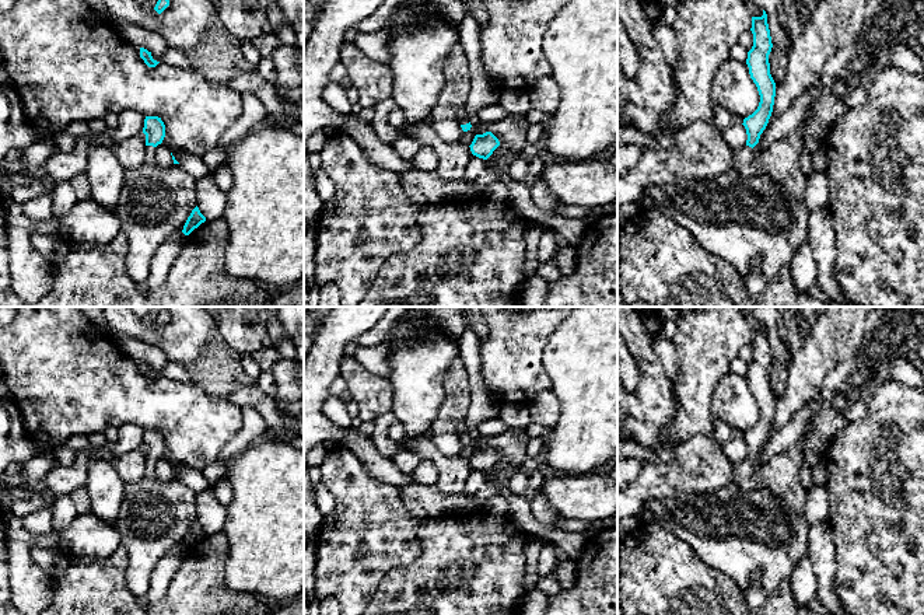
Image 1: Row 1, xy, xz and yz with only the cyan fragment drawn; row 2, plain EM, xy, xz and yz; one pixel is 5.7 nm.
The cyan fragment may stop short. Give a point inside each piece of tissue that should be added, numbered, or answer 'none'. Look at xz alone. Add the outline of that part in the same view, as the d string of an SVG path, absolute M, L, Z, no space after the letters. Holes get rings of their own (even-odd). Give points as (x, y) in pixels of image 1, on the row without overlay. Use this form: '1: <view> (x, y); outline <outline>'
1: xz (483, 405); outline M466 307L466 325L459 343L459 356L468 371L470 384L470 406L466 413L466 429L459 434L461 438L469 437L470 429L479 429L479 424L489 419L496 419L500 415L501 403L489 392L480 371L479 339L469 322L470 308Z

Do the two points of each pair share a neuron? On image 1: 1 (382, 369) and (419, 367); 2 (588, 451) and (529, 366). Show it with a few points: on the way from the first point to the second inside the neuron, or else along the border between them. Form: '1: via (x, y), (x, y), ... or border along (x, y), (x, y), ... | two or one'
1: border along (405, 339), (399, 339), (389, 353), (387, 377) | two
2: border along (542, 356), (542, 364), (552, 388) | two

